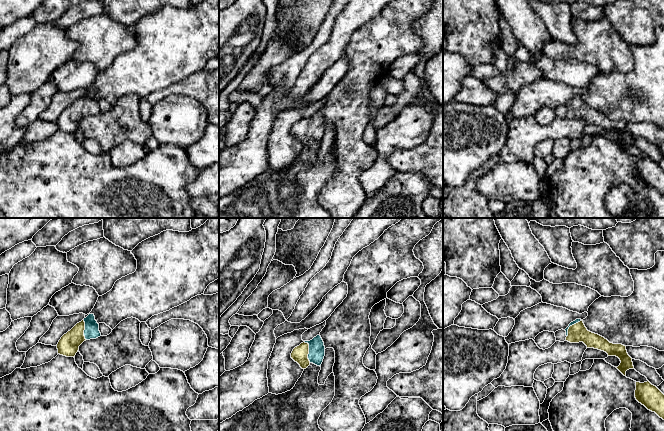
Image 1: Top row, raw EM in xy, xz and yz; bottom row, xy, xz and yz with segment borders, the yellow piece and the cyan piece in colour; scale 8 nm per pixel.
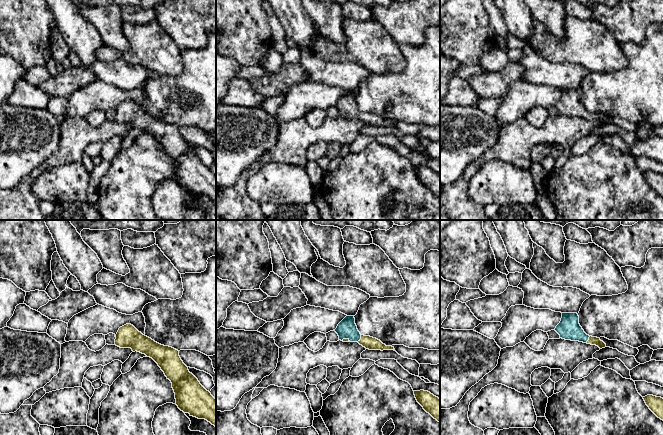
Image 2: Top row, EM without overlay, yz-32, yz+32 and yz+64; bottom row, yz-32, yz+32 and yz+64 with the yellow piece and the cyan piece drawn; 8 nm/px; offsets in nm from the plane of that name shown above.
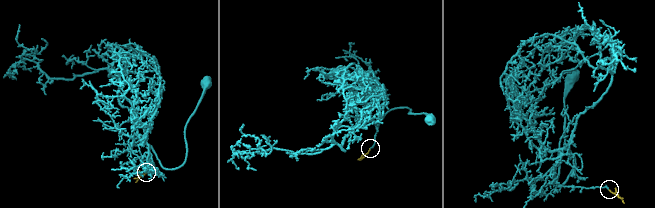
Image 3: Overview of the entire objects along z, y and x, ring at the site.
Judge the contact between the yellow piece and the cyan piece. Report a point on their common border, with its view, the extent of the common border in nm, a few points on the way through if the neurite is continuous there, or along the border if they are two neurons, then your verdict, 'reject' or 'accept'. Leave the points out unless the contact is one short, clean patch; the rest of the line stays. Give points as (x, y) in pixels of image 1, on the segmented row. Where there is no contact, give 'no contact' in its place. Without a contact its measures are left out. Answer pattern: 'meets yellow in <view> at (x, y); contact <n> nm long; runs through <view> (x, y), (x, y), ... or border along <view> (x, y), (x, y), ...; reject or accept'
meets yellow in xz at (308, 351); contact 180 nm long; runs through xz (300, 353), (308, 351), (313, 351), (316, 354); accept

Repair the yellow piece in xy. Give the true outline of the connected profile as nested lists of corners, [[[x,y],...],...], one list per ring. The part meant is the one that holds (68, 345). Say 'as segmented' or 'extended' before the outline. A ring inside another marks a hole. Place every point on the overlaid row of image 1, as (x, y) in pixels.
extended | [[[89,314],[61,337],[57,344],[58,354],[75,357],[79,346],[84,341],[96,339],[100,336],[99,324],[95,320],[94,314]]]

